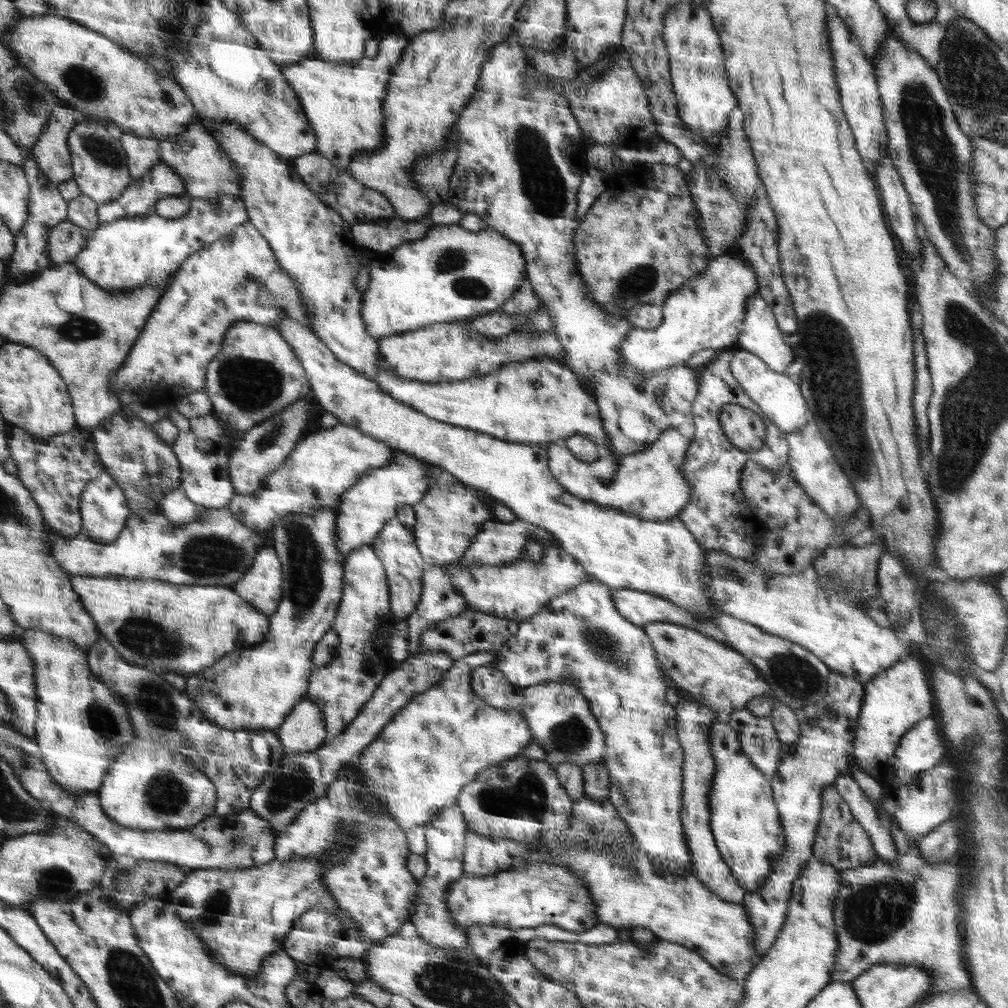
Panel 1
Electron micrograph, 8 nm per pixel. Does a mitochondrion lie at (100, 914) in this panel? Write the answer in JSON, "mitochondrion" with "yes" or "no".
{"mitochondrion":"no"}

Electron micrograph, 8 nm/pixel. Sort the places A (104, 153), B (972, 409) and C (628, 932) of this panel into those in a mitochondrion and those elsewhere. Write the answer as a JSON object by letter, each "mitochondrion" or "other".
{"A":"mitochondrion","B":"mitochondrion","C":"other"}

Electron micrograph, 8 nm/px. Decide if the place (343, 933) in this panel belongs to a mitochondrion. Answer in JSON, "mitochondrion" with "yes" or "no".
{"mitochondrion":"no"}

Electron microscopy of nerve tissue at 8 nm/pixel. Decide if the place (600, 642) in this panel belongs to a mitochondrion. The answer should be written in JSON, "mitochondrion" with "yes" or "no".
{"mitochondrion":"yes"}

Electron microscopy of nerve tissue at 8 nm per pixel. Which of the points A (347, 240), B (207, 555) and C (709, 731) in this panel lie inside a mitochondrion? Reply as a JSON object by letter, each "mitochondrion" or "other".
{"A":"other","B":"mitochondrion","C":"other"}

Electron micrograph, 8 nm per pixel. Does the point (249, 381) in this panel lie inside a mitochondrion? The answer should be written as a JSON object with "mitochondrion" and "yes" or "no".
{"mitochondrion":"yes"}

